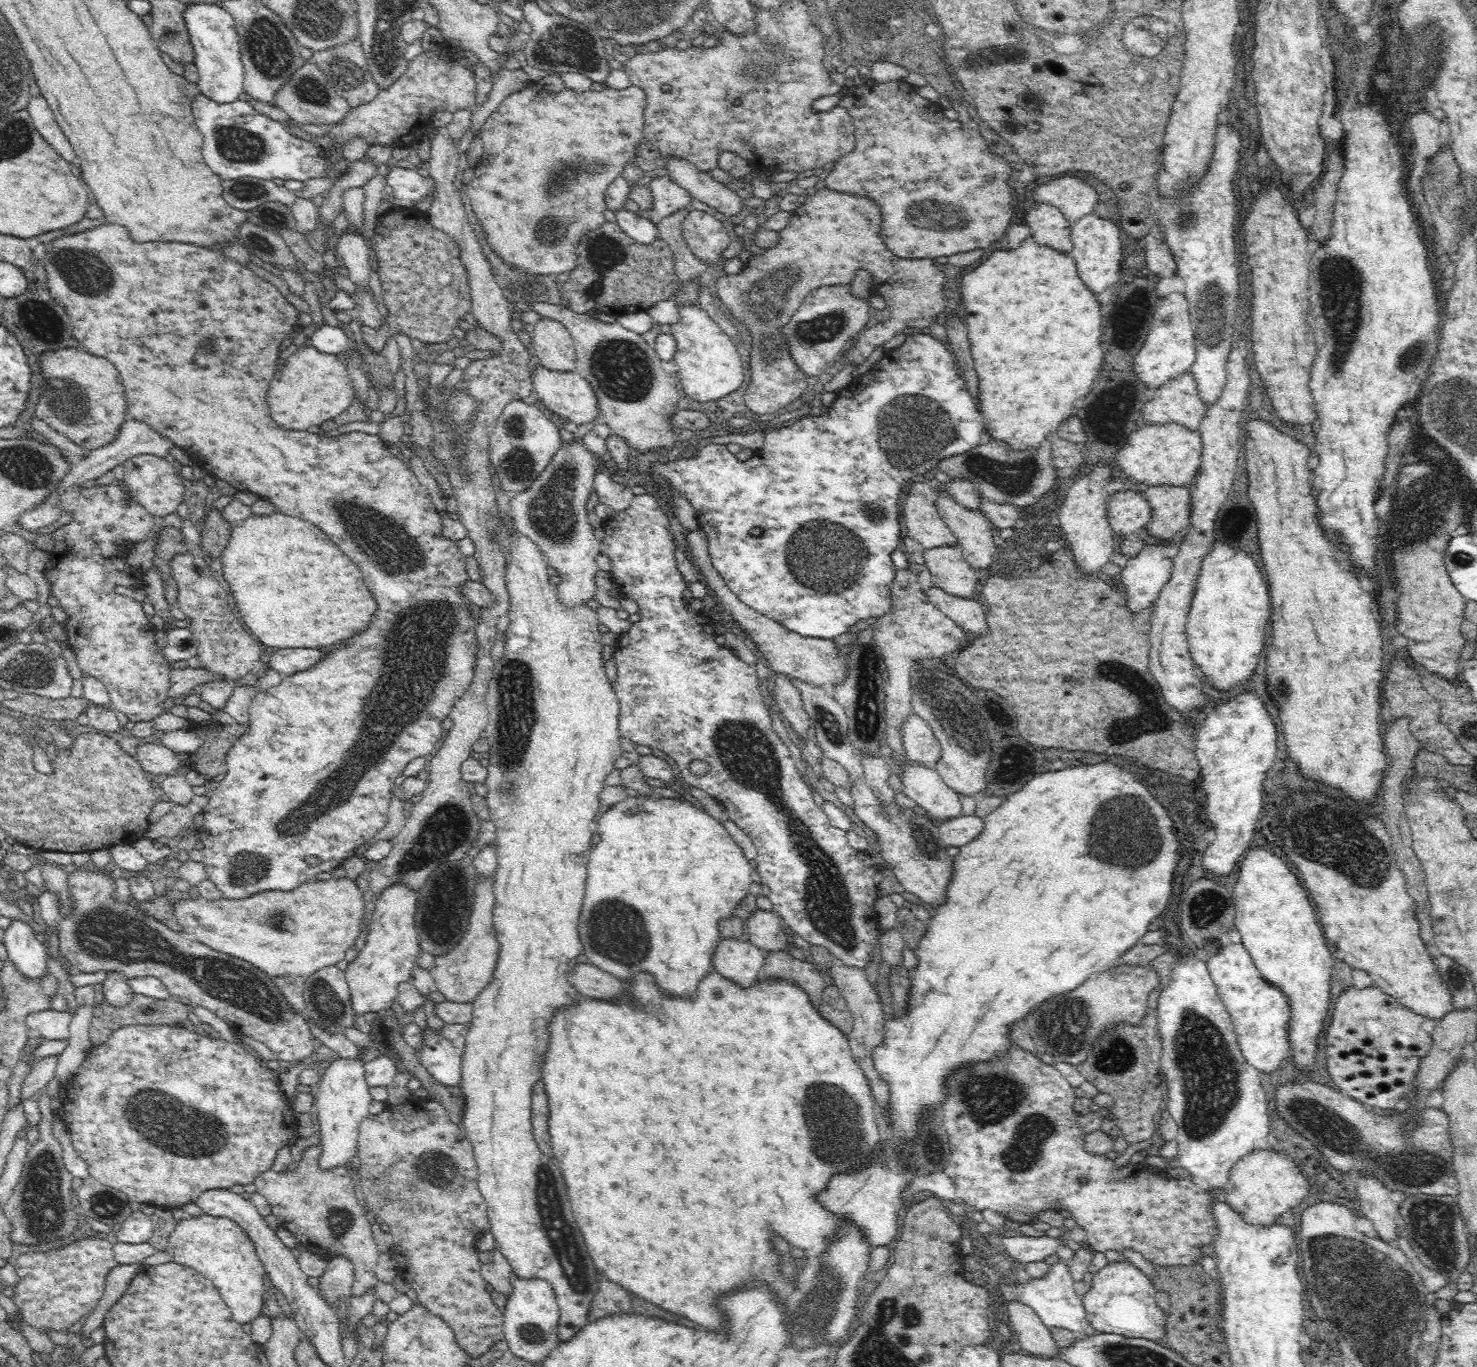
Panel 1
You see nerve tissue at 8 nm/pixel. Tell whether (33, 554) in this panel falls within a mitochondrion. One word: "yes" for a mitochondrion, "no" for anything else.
no

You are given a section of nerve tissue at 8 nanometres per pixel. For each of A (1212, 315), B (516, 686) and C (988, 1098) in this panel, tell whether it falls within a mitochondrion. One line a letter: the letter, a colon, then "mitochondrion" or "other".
A: mitochondrion
B: mitochondrion
C: mitochondrion

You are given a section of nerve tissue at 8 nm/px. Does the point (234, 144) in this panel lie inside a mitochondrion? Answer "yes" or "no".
yes

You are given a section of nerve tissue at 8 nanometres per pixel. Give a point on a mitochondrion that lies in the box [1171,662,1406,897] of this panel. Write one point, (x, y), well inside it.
(1346, 843)

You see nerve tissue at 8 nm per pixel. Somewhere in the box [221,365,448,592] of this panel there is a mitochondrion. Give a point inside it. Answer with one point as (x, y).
(380, 537)

